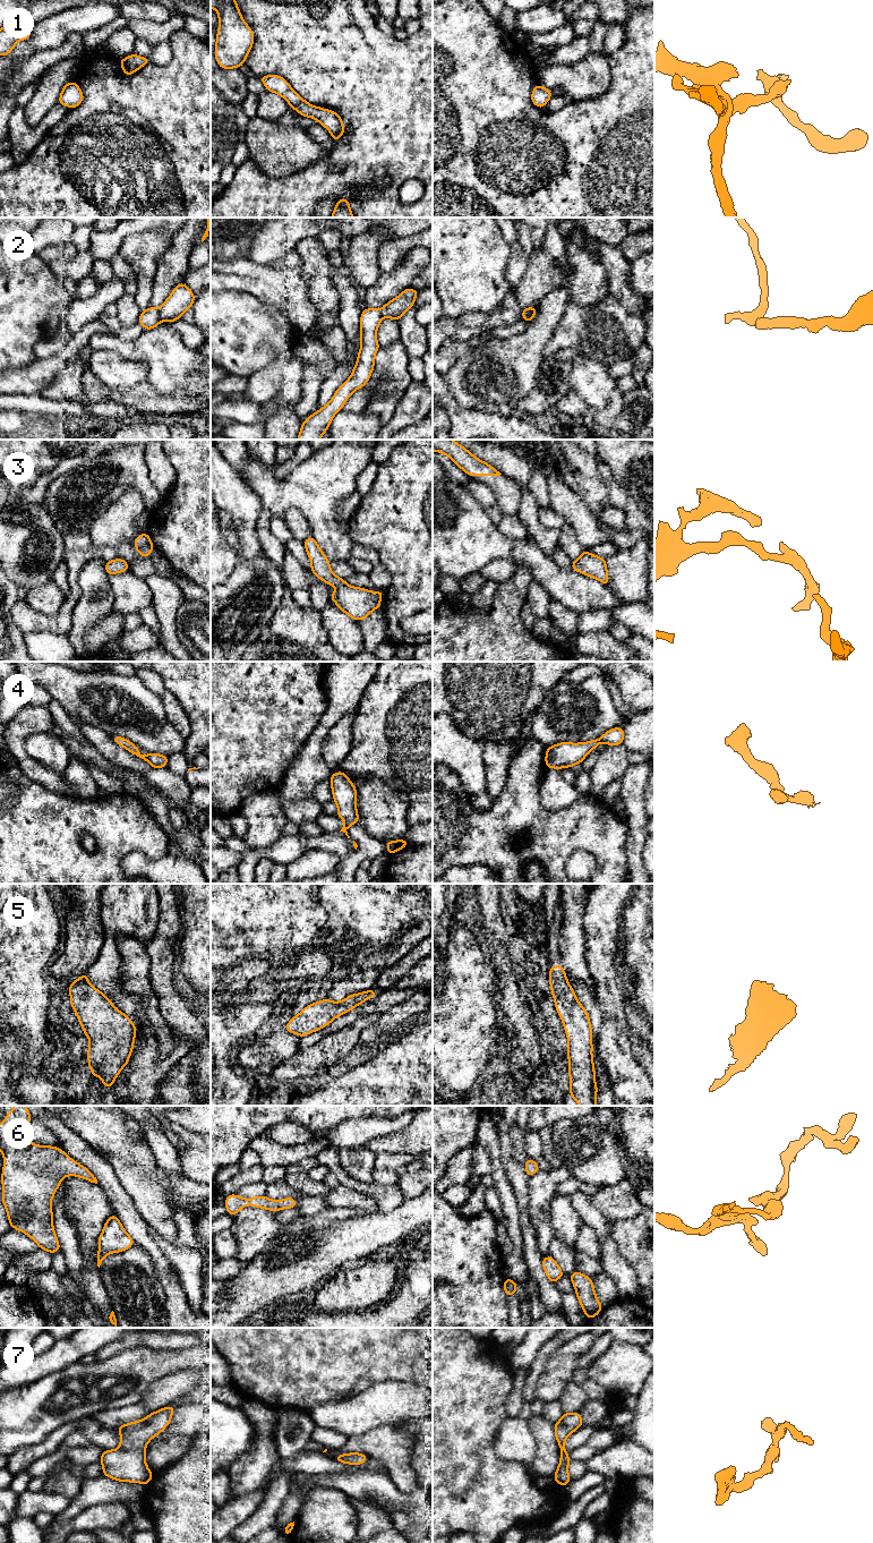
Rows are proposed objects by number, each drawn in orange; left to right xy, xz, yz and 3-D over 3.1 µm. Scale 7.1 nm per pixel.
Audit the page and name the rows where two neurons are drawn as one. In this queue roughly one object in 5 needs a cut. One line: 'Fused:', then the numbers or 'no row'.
Fused: 2

